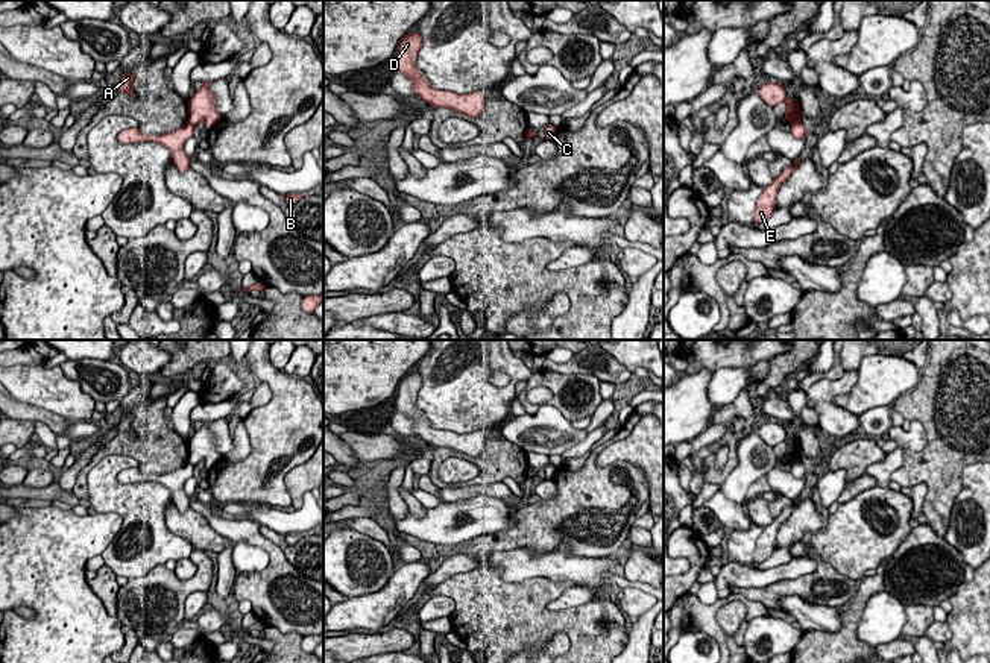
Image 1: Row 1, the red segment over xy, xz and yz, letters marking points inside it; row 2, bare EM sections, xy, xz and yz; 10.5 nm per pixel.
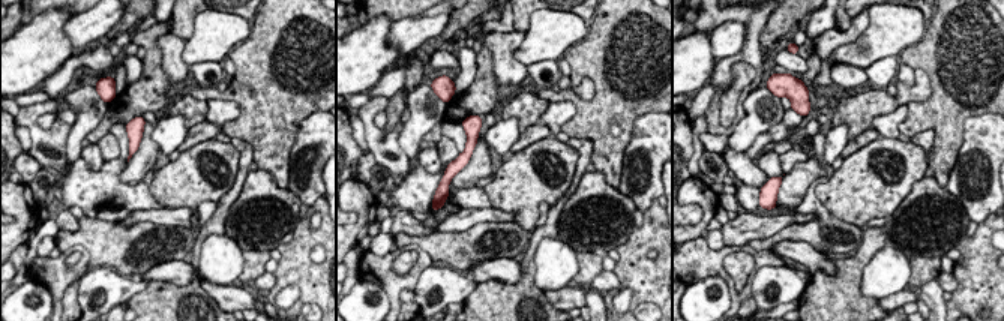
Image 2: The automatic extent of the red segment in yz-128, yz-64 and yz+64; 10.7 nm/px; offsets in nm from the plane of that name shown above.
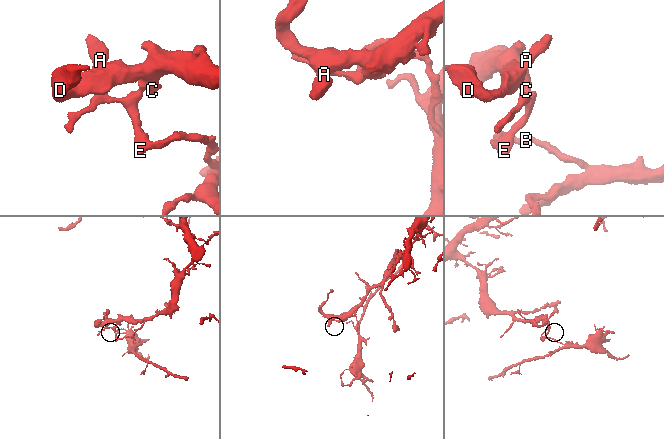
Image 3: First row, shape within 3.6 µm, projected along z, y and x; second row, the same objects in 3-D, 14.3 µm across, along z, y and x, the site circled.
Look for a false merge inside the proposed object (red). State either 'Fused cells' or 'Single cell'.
Fused cells

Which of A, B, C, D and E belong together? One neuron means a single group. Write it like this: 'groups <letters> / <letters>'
groups A C D / B E

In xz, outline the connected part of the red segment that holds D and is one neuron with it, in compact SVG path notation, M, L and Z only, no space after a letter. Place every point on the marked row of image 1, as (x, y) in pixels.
M418 32L405 35L398 44L396 70L413 80L413 91L421 100L434 108L449 108L468 117L477 118L484 108L484 94L457 94L439 91L430 86L428 80L416 68L418 52L422 47L422 36Z

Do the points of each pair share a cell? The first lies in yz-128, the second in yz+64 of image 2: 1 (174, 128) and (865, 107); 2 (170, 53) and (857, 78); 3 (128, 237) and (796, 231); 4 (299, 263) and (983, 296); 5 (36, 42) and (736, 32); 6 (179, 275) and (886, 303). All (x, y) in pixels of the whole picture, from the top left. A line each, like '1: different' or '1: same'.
1: different
2: same
3: same
4: same
5: different
6: same

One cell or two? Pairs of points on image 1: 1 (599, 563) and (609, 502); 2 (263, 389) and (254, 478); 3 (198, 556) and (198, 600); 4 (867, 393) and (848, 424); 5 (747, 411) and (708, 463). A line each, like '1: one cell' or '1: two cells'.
1: two cells
2: two cells
3: two cells
4: two cells
5: one cell

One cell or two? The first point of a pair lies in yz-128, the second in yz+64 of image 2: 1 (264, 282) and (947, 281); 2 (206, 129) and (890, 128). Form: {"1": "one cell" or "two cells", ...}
{"1": "one cell", "2": "two cells"}

